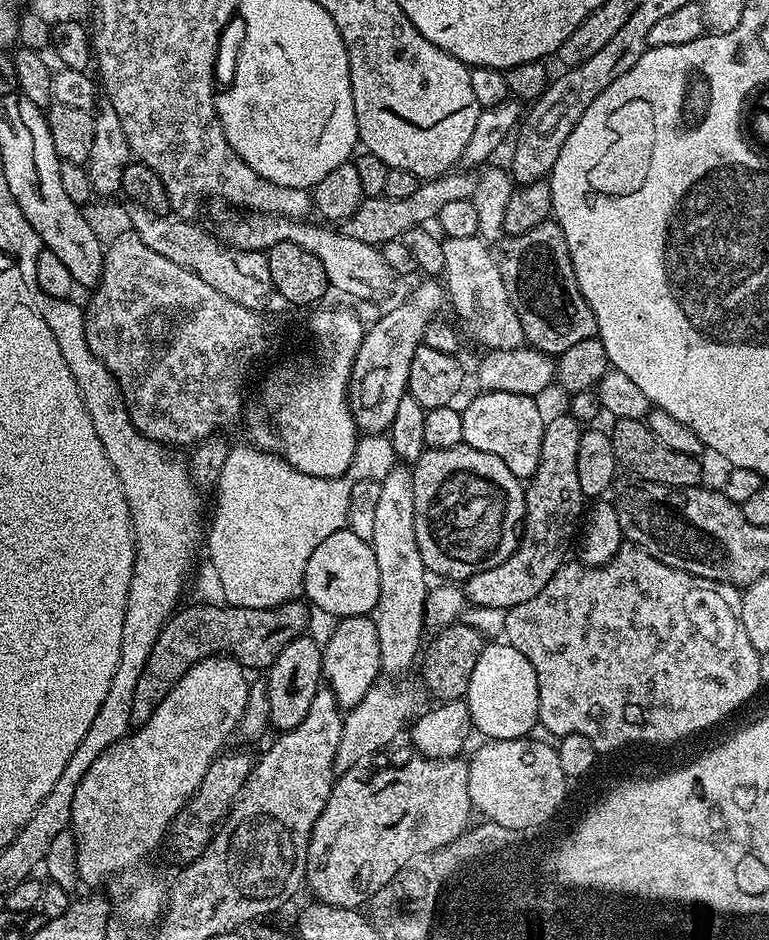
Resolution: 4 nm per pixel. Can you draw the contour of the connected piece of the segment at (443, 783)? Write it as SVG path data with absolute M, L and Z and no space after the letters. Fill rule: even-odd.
M405 746L405 748L398 749L381 768L376 768L372 772L370 765L371 763L368 762L355 764L350 770L341 772L335 777L332 789L330 790L330 798L326 798L322 814L318 814L318 822L314 822L314 826L312 827L304 874L307 887L312 887L312 896L322 903L333 904L336 907L359 909L376 891L386 886L394 878L394 874L398 873L398 870L406 865L406 862L409 862L410 858L413 858L416 854L422 854L424 851L445 846L448 842L453 842L454 838L458 838L458 834L462 834L469 824L469 820L473 817L472 799L468 793L467 759L429 760L427 756L423 756L421 752L417 752L415 748Z

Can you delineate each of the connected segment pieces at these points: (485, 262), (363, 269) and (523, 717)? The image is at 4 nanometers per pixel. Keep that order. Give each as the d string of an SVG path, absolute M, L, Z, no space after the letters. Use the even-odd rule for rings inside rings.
M479 235L470 238L447 238L442 246L442 255L446 257L443 283L446 285L446 296L452 300L452 308L460 315L459 323L468 327L468 332L480 344L485 344L485 349L497 352L509 352L512 348L521 347L525 343L522 322L518 322L518 314L514 306L510 306L510 294L506 294L506 282L502 282L502 274L497 257L487 243Z
M240 214L237 220L222 221L218 235L224 243L247 252L264 252L278 246L278 242L294 242L294 246L302 246L306 254L314 254L322 262L322 270L326 270L326 278L335 291L337 288L356 300L380 300L391 290L394 273L377 245L358 242L358 238L350 238L343 230L335 232L335 227L323 223L308 223L307 219L291 220L289 216Z
M506 642L485 643L474 665L474 674L470 674L466 699L473 729L490 740L525 739L540 719L538 674L534 674L534 666L530 666L526 654L522 654L522 650L514 650L514 646Z

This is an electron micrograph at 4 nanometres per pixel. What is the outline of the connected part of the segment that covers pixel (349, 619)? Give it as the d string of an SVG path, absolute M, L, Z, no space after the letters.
M345 616L339 621L340 624L328 636L328 641L323 641L322 651L324 654L323 679L326 687L334 694L334 698L340 703L341 709L347 710L362 702L364 695L370 691L381 675L380 655L378 654L378 630L375 619L367 616Z

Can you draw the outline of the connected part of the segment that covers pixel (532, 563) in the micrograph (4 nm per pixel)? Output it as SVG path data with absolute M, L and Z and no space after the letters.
M569 414L547 421L542 434L542 454L538 458L538 470L527 481L524 493L524 527L520 544L502 562L490 570L482 570L463 581L467 603L487 608L513 608L538 594L546 582L565 563L564 551L572 531L577 531L576 519L581 519L586 508L586 497L578 480L578 452L582 424Z

